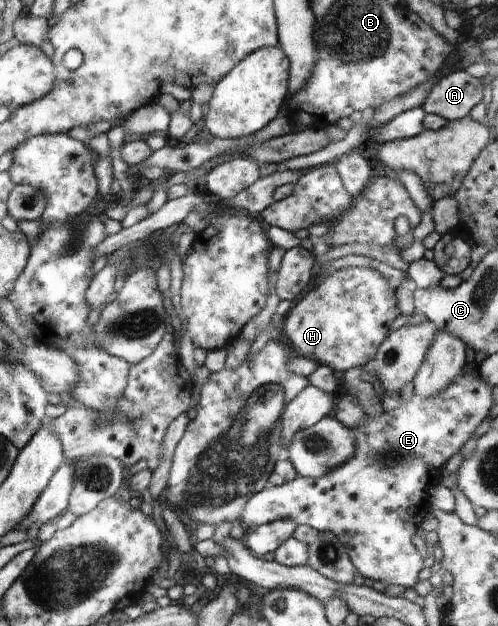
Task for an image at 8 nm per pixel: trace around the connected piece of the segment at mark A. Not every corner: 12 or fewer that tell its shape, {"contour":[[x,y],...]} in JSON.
{"contour":[[462,69],[428,91],[425,114],[455,121],[481,101],[482,81]]}

